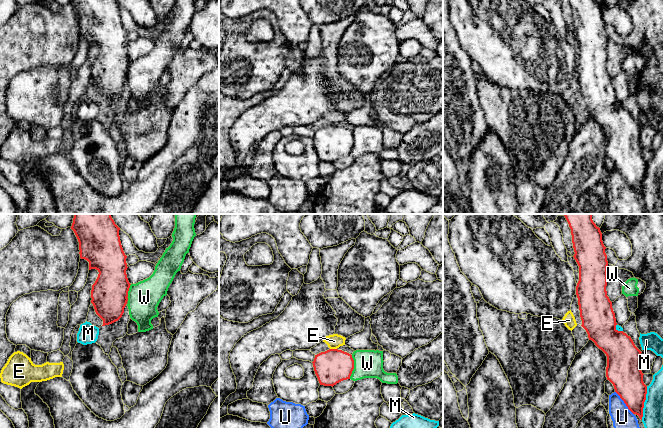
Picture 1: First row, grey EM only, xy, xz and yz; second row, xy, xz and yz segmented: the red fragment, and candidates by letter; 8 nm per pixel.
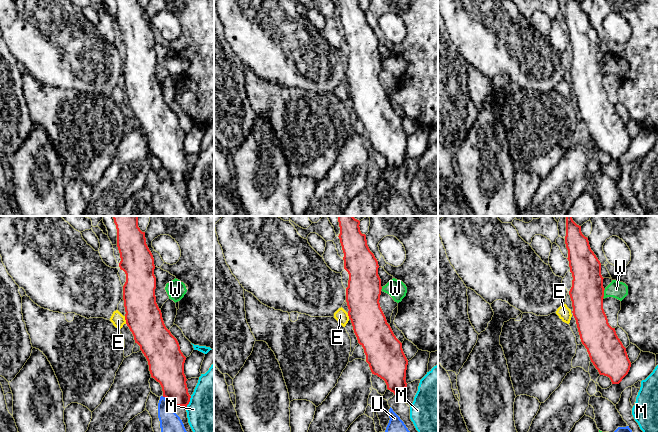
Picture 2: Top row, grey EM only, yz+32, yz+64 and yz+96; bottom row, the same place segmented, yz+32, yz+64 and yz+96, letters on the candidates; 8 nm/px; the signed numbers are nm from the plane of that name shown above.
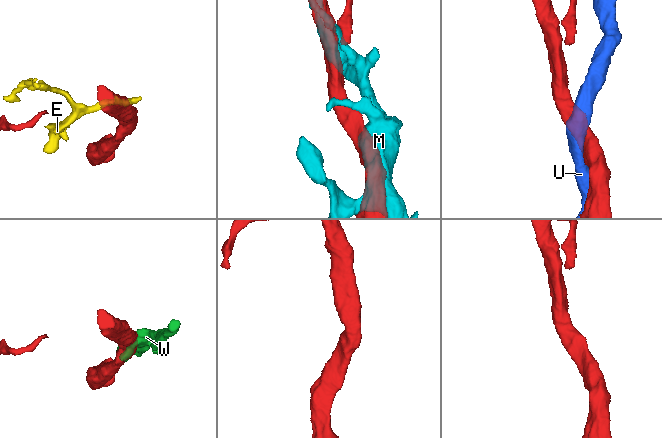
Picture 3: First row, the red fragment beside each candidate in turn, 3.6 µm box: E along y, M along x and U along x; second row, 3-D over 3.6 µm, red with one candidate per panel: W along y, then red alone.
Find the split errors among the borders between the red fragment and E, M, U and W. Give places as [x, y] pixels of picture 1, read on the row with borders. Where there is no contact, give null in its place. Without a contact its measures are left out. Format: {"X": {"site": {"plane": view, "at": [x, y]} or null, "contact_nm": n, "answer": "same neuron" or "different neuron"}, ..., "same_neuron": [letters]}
{"E": {"site": {"plane": "xz", "at": [333, 349]}, "contact_nm": 60, "answer": "different neuron"}, "M": {"site": {"plane": "yz", "at": [643, 403]}, "contact_nm": 280, "answer": "different neuron"}, "U": {"site": {"plane": "yz", "at": [624, 402]}, "contact_nm": 240, "answer": "different neuron"}, "W": {"site": {"plane": "xz", "at": [353, 367]}, "contact_nm": 190, "answer": "different neuron"}, "same_neuron": []}

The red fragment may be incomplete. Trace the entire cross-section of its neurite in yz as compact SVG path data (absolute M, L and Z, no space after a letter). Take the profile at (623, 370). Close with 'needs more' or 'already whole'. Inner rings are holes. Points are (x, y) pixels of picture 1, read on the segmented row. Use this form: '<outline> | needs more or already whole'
M564 214L571 229L572 243L574 248L574 259L579 266L579 281L576 286L576 295L582 320L582 327L586 330L589 340L601 349L607 356L606 377L615 389L615 392L624 401L628 409L639 416L642 420L644 402L646 400L647 386L643 382L643 373L640 368L641 351L635 346L633 340L623 331L616 329L616 318L612 308L612 302L607 296L607 255L606 247L602 241L600 228L592 220L592 214Z | already whole

